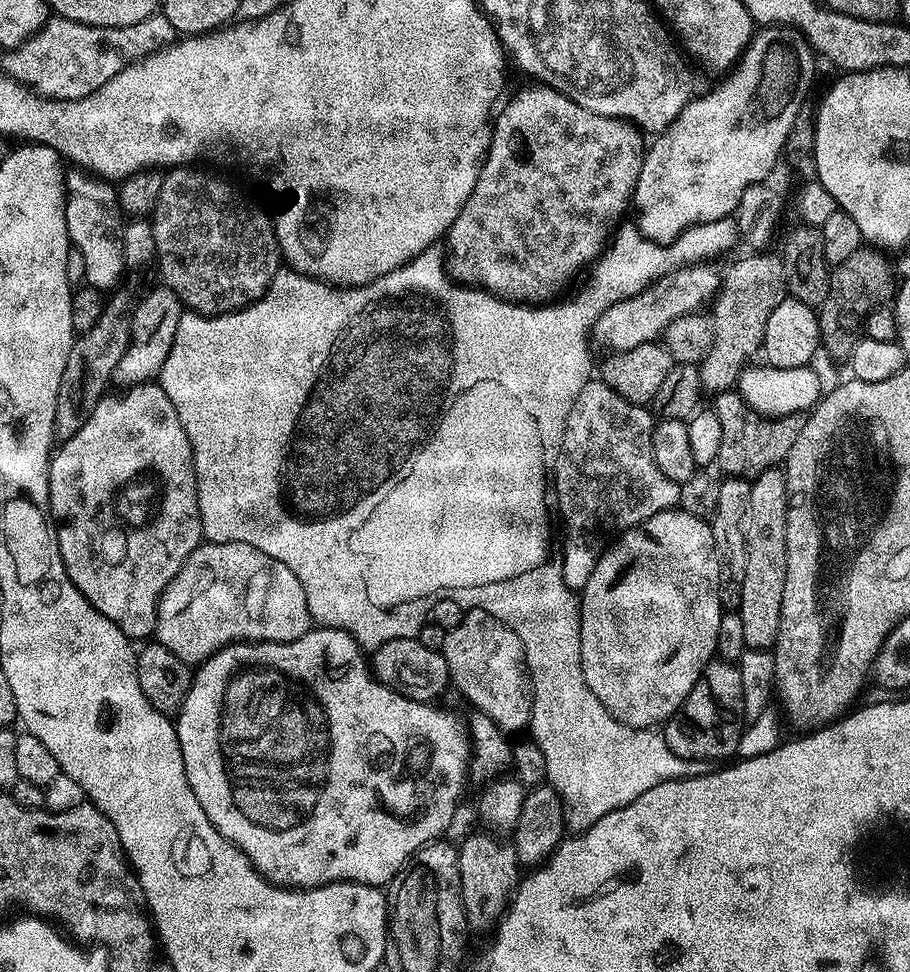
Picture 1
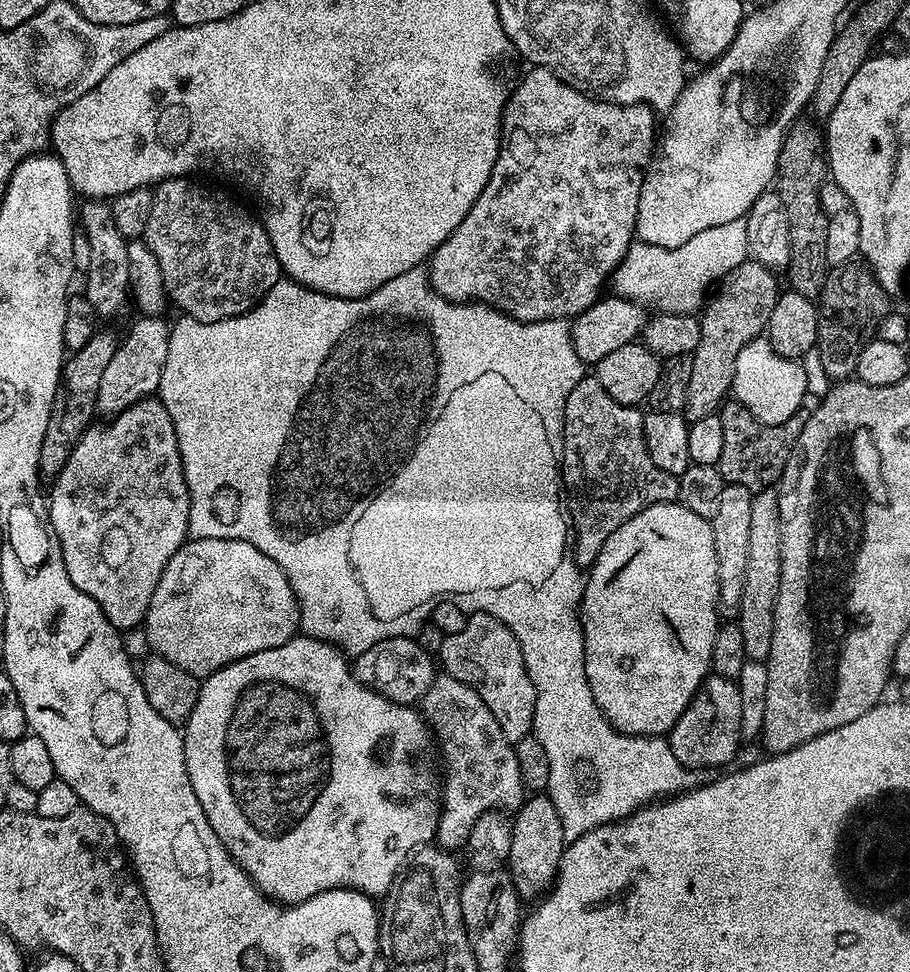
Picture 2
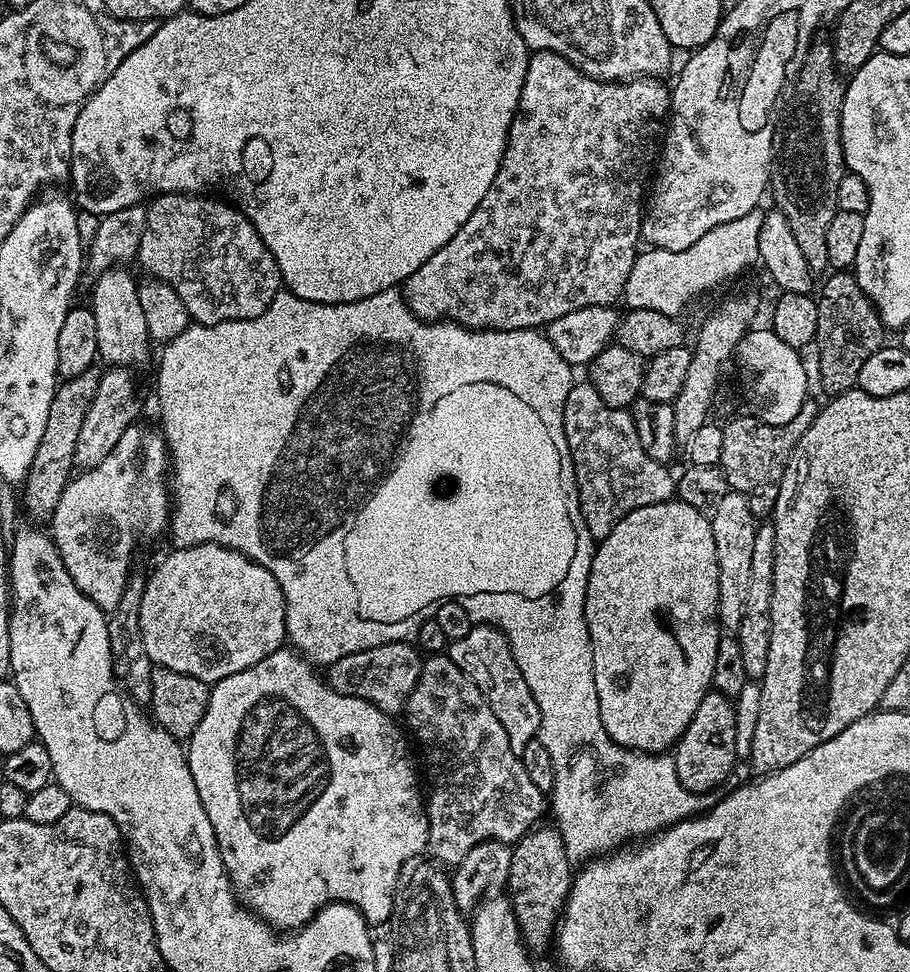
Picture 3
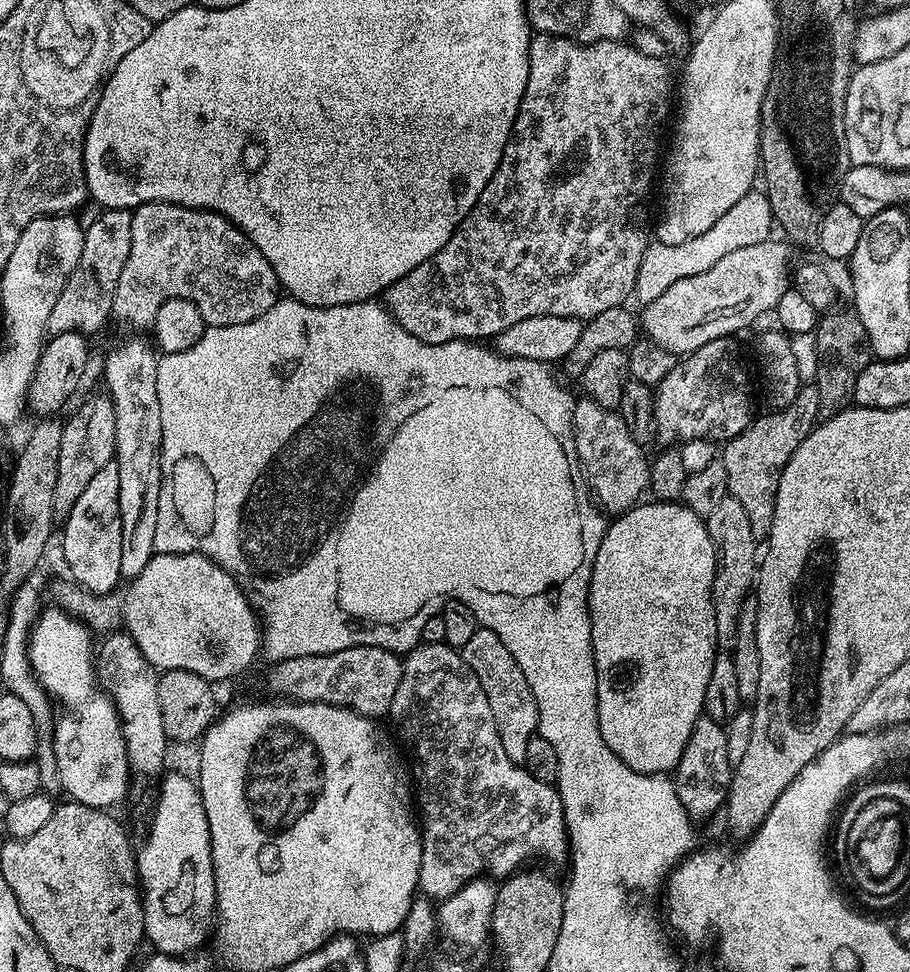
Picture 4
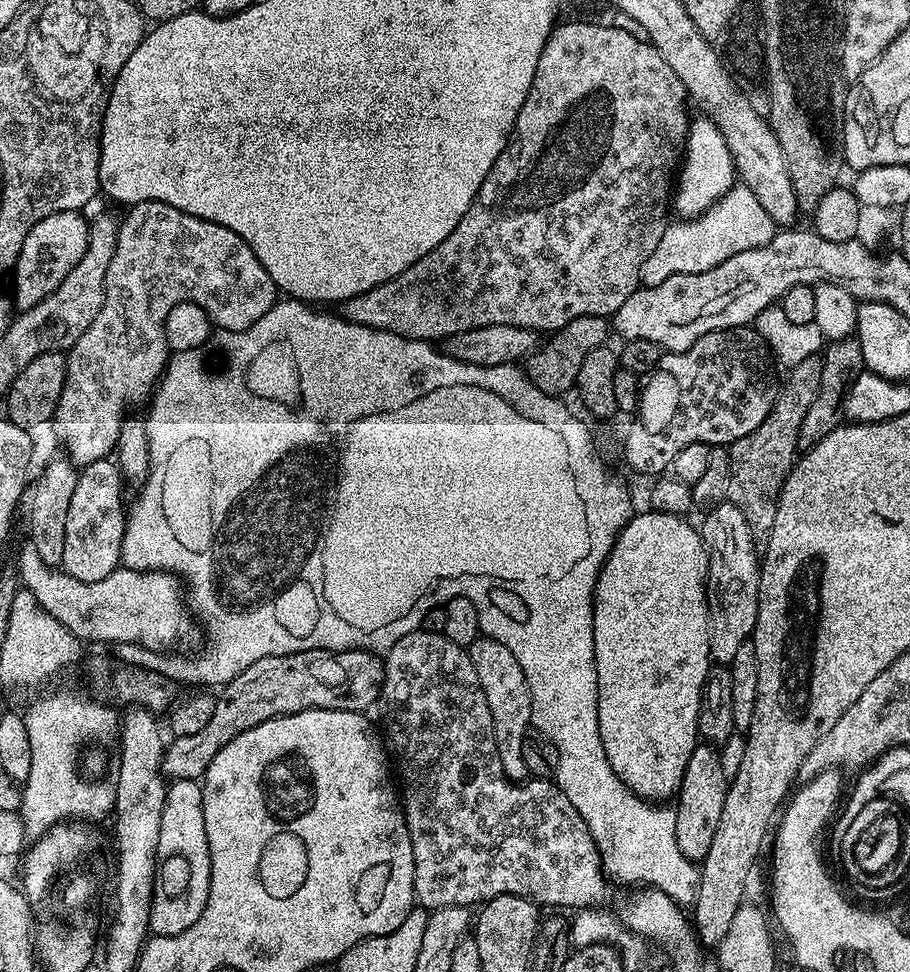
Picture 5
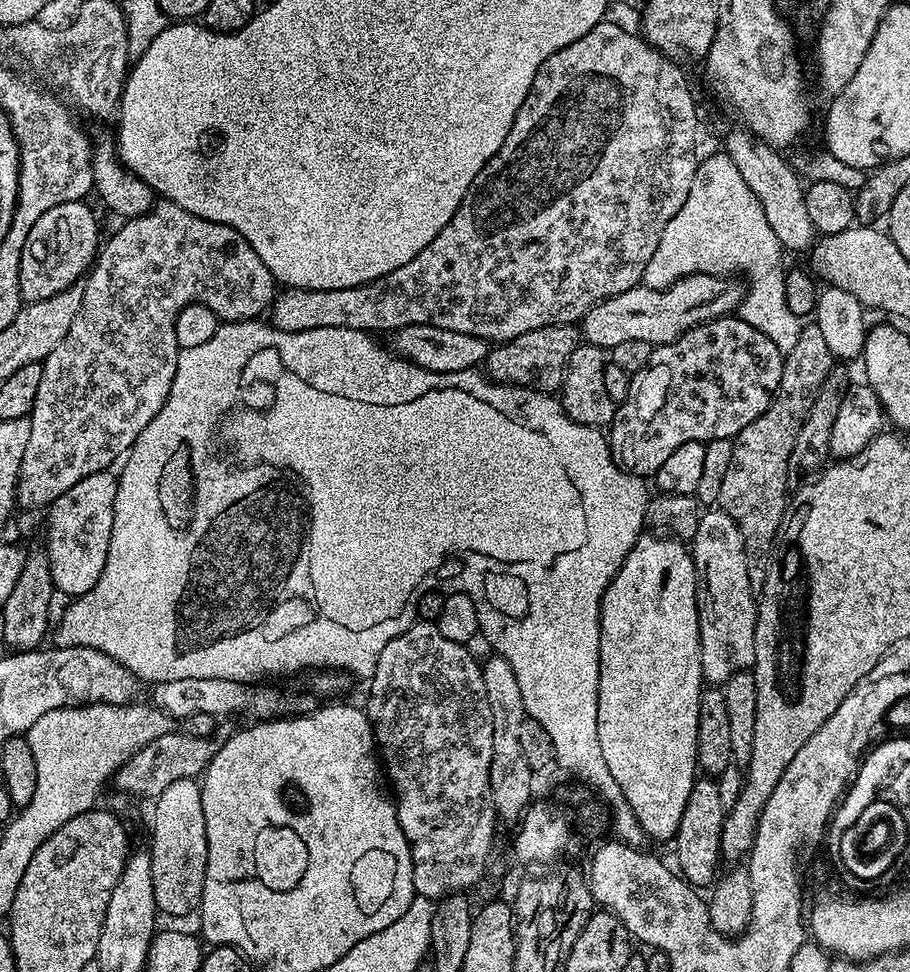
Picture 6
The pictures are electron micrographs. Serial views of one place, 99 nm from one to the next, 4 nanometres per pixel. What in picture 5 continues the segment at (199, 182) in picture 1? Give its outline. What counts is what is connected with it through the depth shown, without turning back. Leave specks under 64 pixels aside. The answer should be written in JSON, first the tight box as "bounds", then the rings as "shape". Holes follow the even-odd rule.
{"bounds":[54,200,278,466],"shape":[[[161,200],[133,204],[125,212],[128,213],[123,213],[120,229],[118,230],[118,246],[114,250],[114,258],[110,258],[110,267],[106,270],[102,310],[98,310],[98,318],[94,318],[94,322],[90,322],[86,334],[82,334],[82,338],[78,338],[78,342],[74,342],[74,346],[67,349],[66,352],[66,382],[62,386],[62,398],[56,406],[54,425],[56,424],[56,432],[60,435],[60,440],[64,443],[65,450],[68,451],[65,452],[67,459],[77,466],[111,457],[116,451],[118,434],[122,430],[126,417],[129,415],[128,407],[131,404],[140,404],[144,399],[145,403],[153,395],[154,389],[160,383],[160,377],[164,375],[164,369],[168,367],[170,359],[168,343],[166,342],[166,330],[164,329],[166,314],[170,314],[170,310],[174,306],[178,306],[180,300],[189,300],[209,310],[232,308],[232,324],[230,324],[230,328],[234,332],[241,332],[250,326],[254,326],[254,322],[258,322],[258,318],[262,318],[262,314],[266,314],[266,310],[270,310],[272,305],[277,303],[278,300],[276,283],[272,281],[270,274],[266,274],[266,270],[262,266],[262,262],[258,262],[254,250],[250,250],[250,246],[246,246],[246,242],[242,238],[238,238],[238,234],[234,234],[234,230],[230,230],[226,226],[218,226],[209,220],[186,214]]]}

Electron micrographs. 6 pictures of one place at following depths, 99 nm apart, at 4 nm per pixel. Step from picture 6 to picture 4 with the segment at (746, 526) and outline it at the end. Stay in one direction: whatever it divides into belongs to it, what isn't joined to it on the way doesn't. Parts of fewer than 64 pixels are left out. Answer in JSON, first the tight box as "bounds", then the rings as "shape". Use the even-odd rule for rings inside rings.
{"bounds":[722,386,820,542],"shape":[[[802,386],[794,398],[784,408],[769,411],[769,416],[757,415],[742,434],[727,441],[722,448],[722,459],[726,466],[728,490],[738,502],[742,502],[742,510],[746,510],[746,518],[750,518],[750,530],[758,542],[767,541],[770,526],[774,522],[774,502],[778,494],[778,482],[786,462],[802,446],[805,438],[812,433],[820,418],[818,390],[815,386]]]}

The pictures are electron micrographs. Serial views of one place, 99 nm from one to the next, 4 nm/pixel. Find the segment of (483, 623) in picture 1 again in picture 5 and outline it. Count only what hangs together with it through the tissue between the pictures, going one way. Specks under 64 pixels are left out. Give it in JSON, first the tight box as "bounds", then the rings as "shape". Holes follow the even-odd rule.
{"bounds":[466,635,532,782],"shape":[[[481,635],[473,644],[468,645],[466,651],[470,662],[474,662],[474,674],[478,674],[482,694],[486,694],[486,706],[490,706],[494,742],[504,775],[513,782],[523,781],[528,776],[528,771],[526,758],[522,758],[522,742],[532,724],[532,703],[530,690],[526,686],[526,674],[522,674],[522,666],[518,666],[514,654],[510,654],[502,642],[494,642],[489,636]]]}

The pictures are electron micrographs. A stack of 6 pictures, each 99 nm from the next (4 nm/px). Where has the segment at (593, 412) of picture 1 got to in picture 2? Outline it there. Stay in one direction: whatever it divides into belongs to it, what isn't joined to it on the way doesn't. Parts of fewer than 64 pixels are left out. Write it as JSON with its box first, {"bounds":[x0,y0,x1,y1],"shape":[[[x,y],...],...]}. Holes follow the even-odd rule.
{"bounds":[562,375,680,570],"shape":[[[585,375],[583,380],[570,390],[564,411],[564,438],[562,441],[562,488],[566,493],[566,508],[570,513],[570,524],[574,529],[574,551],[576,563],[587,570],[598,558],[606,538],[622,526],[634,514],[655,504],[675,501],[680,495],[680,481],[677,477],[658,470],[646,450],[644,437],[644,412],[639,407],[614,402],[606,390],[596,381],[595,375]]]}

